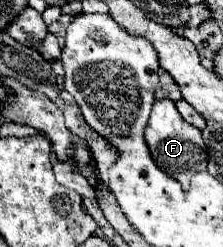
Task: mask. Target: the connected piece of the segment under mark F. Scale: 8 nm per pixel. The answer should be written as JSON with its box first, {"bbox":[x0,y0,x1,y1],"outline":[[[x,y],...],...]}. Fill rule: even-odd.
{"bbox":[145,100,207,190],"outline":[[[157,100],[153,104],[153,112],[151,112],[149,124],[145,128],[145,140],[147,140],[147,146],[149,146],[151,156],[157,162],[157,166],[165,174],[169,174],[177,182],[181,182],[181,186],[185,190],[189,190],[191,178],[197,172],[203,172],[207,168],[207,148],[201,138],[201,132],[181,118],[181,114],[175,108],[175,102],[171,102],[171,100]]]}

